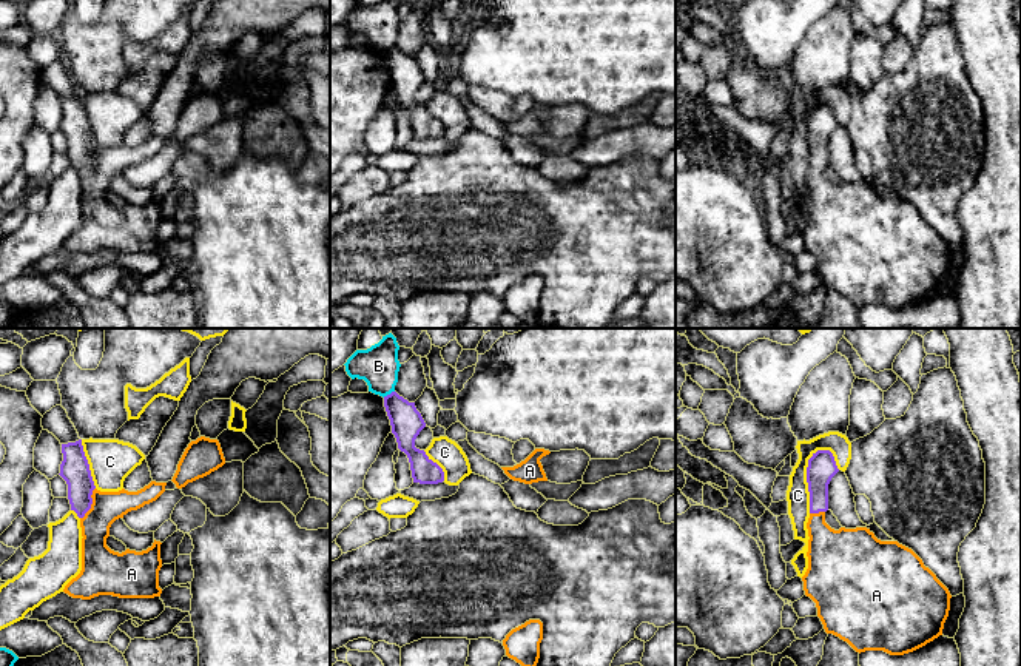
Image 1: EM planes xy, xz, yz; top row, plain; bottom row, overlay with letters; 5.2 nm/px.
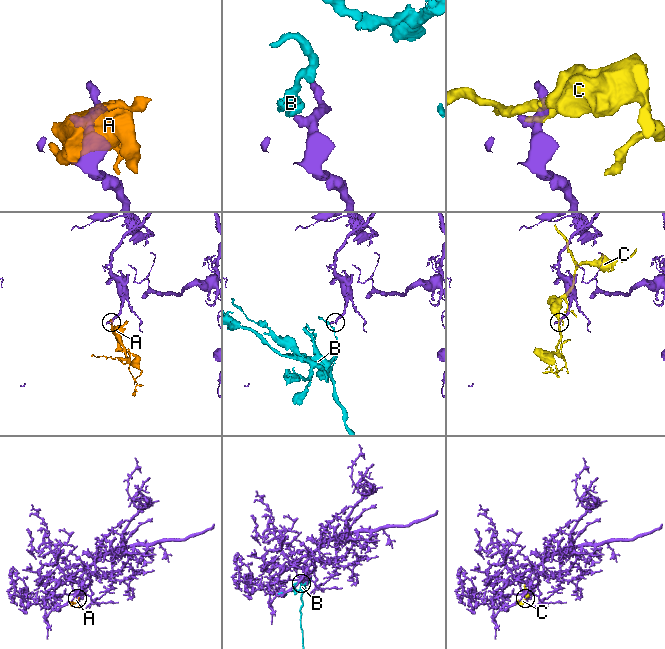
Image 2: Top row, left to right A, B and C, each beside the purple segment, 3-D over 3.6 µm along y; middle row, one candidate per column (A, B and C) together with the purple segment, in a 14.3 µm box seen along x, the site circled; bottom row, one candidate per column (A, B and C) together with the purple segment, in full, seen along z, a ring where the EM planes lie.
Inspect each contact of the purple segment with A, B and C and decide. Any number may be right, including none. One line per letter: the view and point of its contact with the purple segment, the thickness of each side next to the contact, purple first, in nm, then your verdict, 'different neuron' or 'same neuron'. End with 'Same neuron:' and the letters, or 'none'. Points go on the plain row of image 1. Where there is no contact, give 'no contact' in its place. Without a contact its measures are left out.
A: meets purple in xy at (91, 158); 160 nm thick on the purple side, 160 nm on the other; same neuron
B: meets purple in xz at (387, 50); 170 nm thick on the purple side, 220 nm on the other; different neuron
C: meets purple in yz at (807, 131); 150 nm thick on the purple side, 120 nm on the other; different neuron
Same neuron: A

